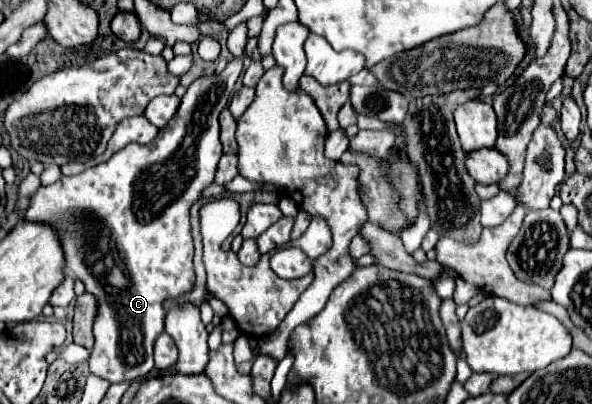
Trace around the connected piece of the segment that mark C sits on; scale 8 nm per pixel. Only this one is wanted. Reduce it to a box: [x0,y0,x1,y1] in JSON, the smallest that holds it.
[24,23,246,383]

